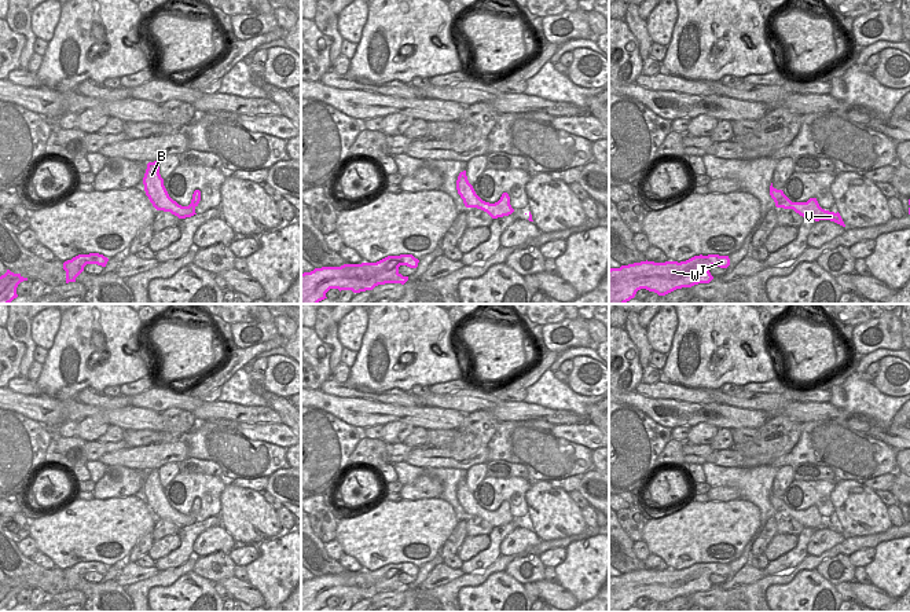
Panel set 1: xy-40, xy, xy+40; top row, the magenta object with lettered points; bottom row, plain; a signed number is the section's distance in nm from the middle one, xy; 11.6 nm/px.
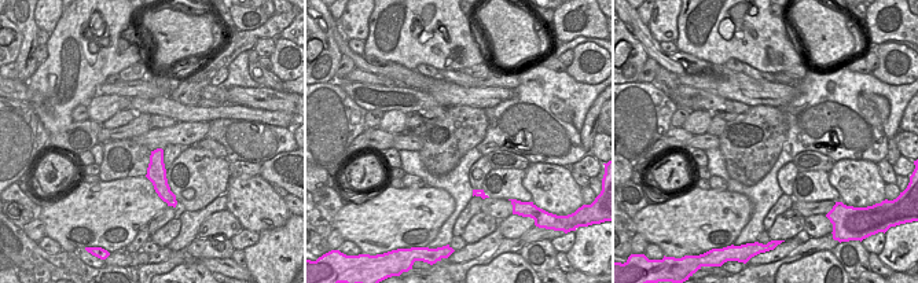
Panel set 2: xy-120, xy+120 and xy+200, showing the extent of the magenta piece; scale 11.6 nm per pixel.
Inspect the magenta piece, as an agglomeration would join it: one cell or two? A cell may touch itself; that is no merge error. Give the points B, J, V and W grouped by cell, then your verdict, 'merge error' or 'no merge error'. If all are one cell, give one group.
B J V W; no merge error

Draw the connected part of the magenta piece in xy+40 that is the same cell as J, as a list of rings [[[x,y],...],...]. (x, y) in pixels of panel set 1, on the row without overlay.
[[[694,564],[686,569],[641,569],[609,578],[609,612],[625,612],[636,600],[646,597],[665,604],[676,597],[709,591],[713,584],[709,576],[730,573],[729,564]]]

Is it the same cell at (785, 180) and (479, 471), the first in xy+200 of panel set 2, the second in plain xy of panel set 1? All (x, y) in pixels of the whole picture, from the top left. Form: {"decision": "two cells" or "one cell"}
{"decision": "one cell"}

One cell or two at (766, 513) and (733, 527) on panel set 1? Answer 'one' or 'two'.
two

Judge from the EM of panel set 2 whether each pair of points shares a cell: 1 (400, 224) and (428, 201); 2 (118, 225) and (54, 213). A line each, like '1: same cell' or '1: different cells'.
1: same cell
2: same cell

